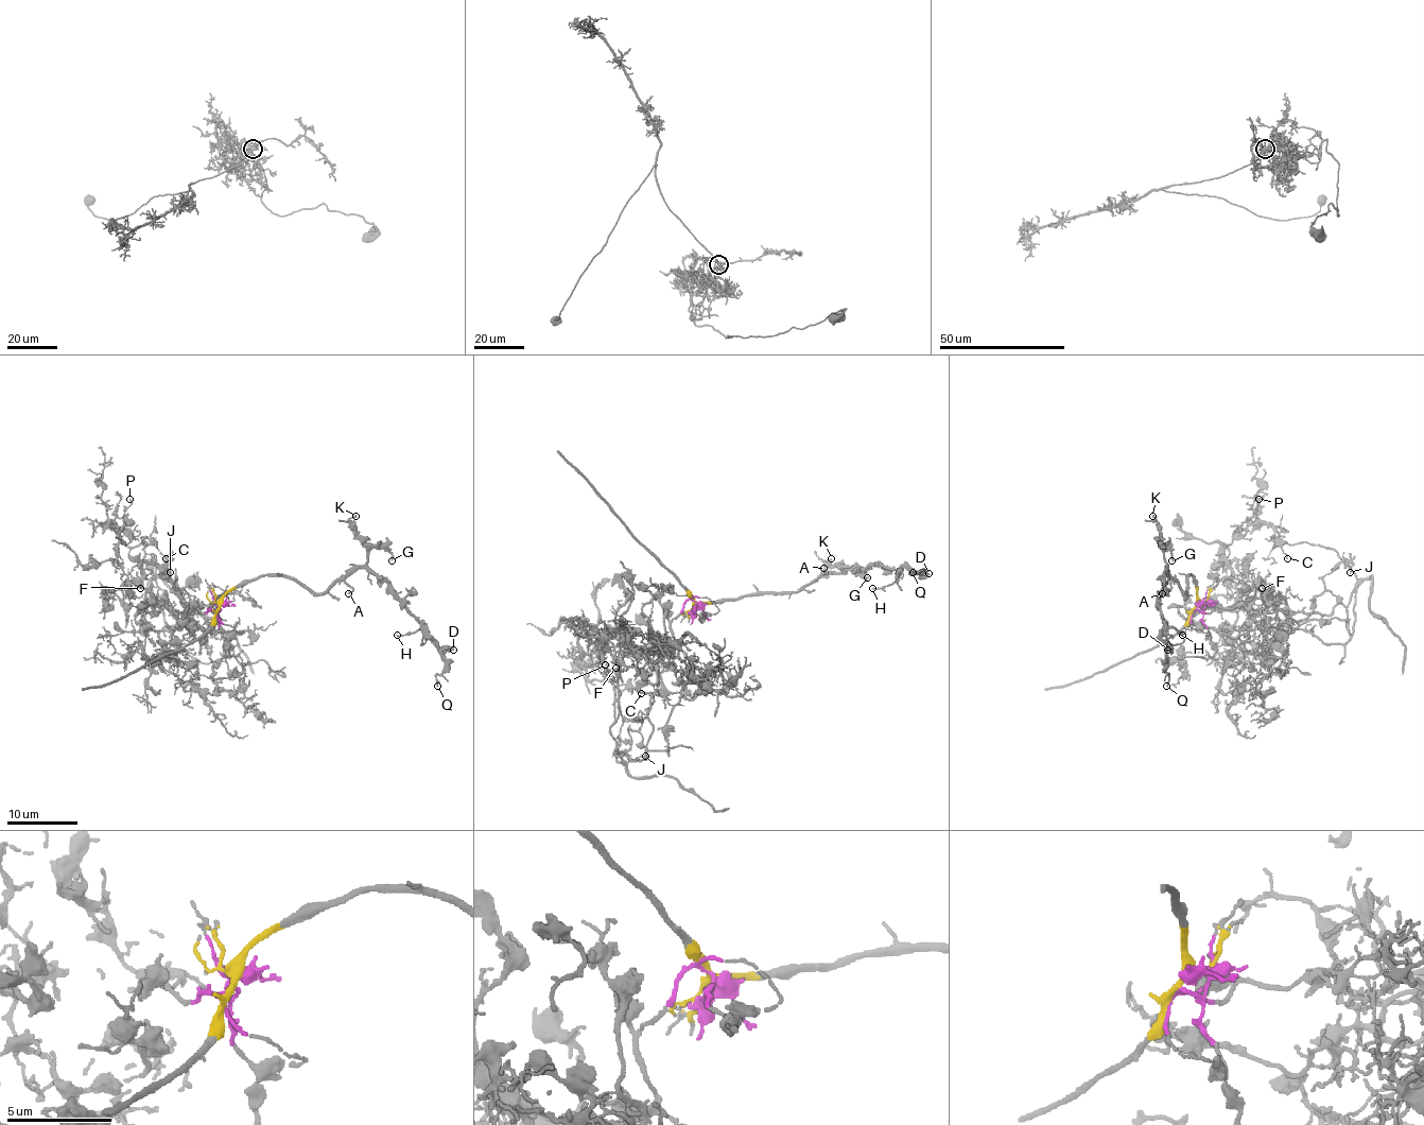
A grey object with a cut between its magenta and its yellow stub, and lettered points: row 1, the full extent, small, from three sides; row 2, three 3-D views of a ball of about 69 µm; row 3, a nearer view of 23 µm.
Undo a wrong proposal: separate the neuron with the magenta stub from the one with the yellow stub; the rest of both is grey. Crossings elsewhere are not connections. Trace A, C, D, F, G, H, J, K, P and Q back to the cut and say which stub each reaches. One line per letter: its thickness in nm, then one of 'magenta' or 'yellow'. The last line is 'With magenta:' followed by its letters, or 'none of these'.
A: calibre 150 nm; yellow
C: calibre 120 nm; magenta
D: calibre 360 nm; yellow
F: calibre 170 nm; magenta
G: calibre 160 nm; yellow
H: calibre 130 nm; yellow
J: calibre 120 nm; magenta
K: calibre 170 nm; yellow
P: calibre 120 nm; magenta
Q: calibre 170 nm; yellow
With magenta: C, F, J, P

